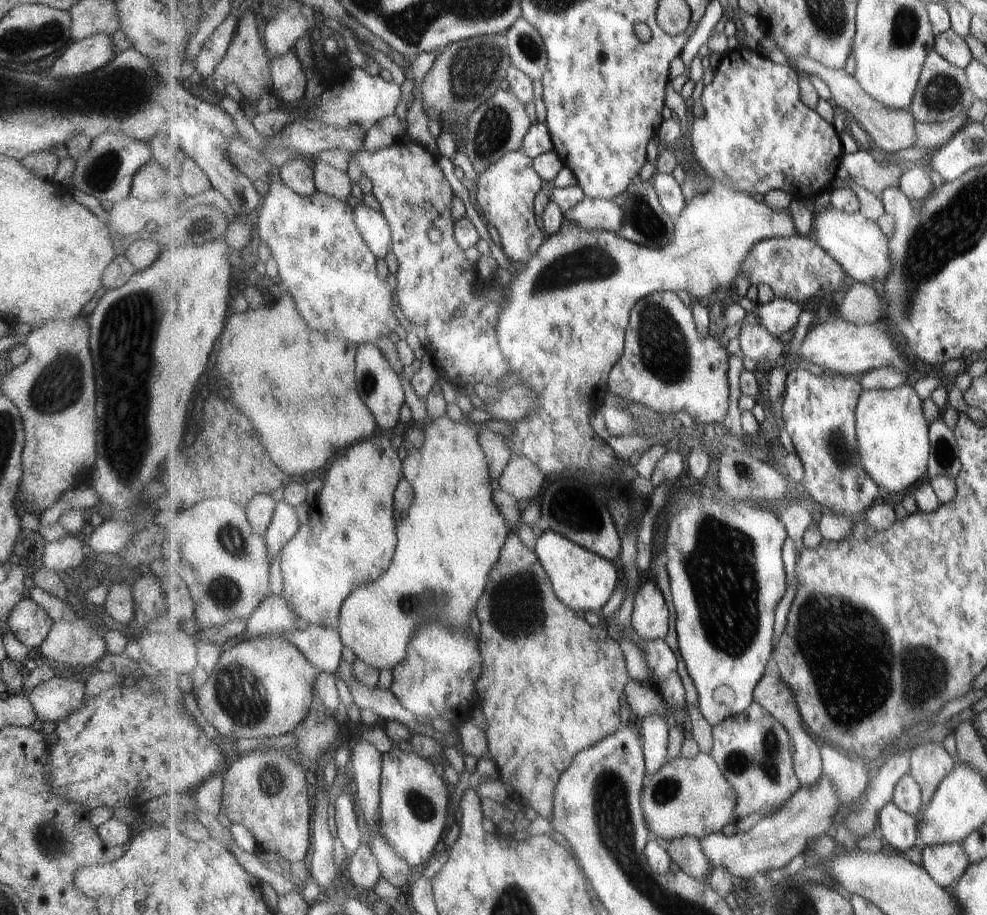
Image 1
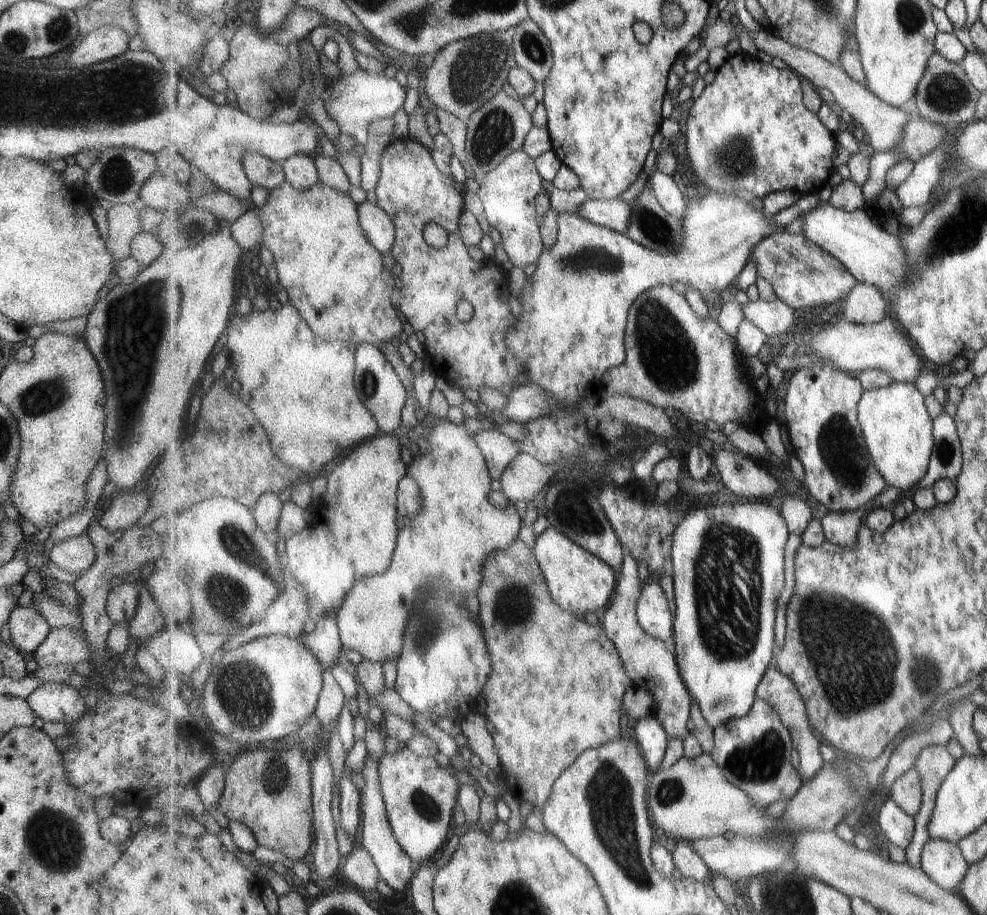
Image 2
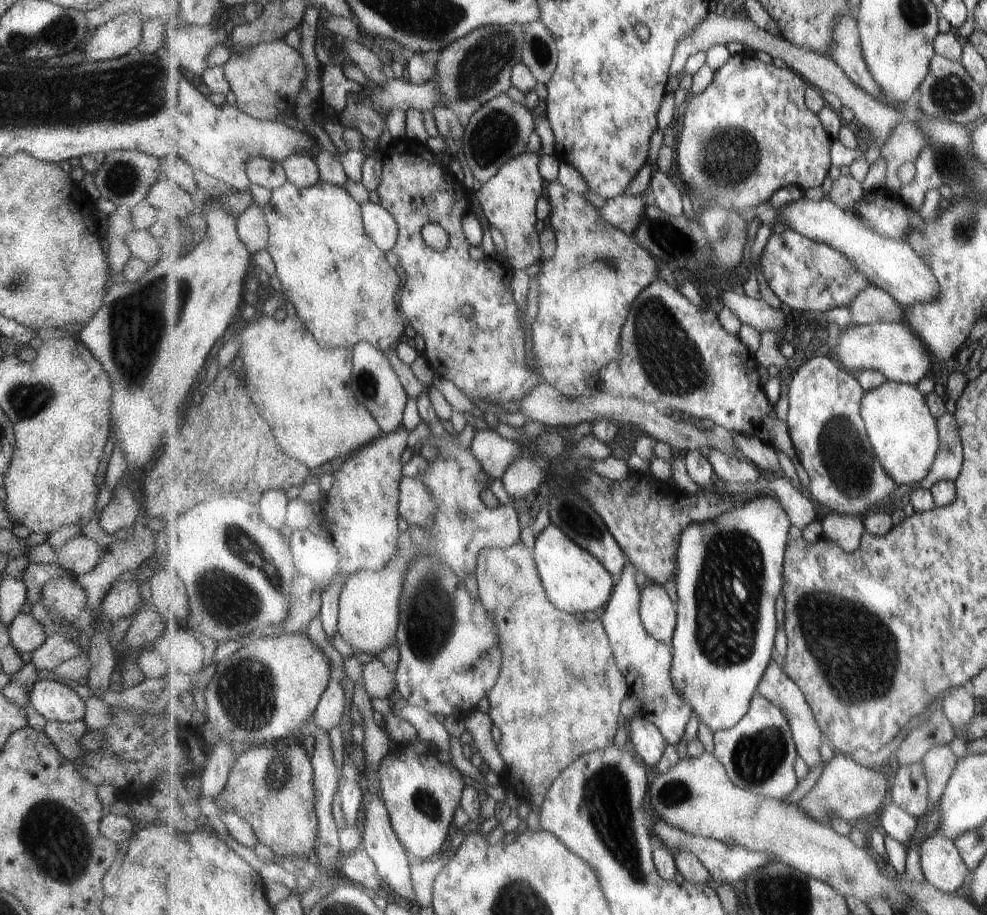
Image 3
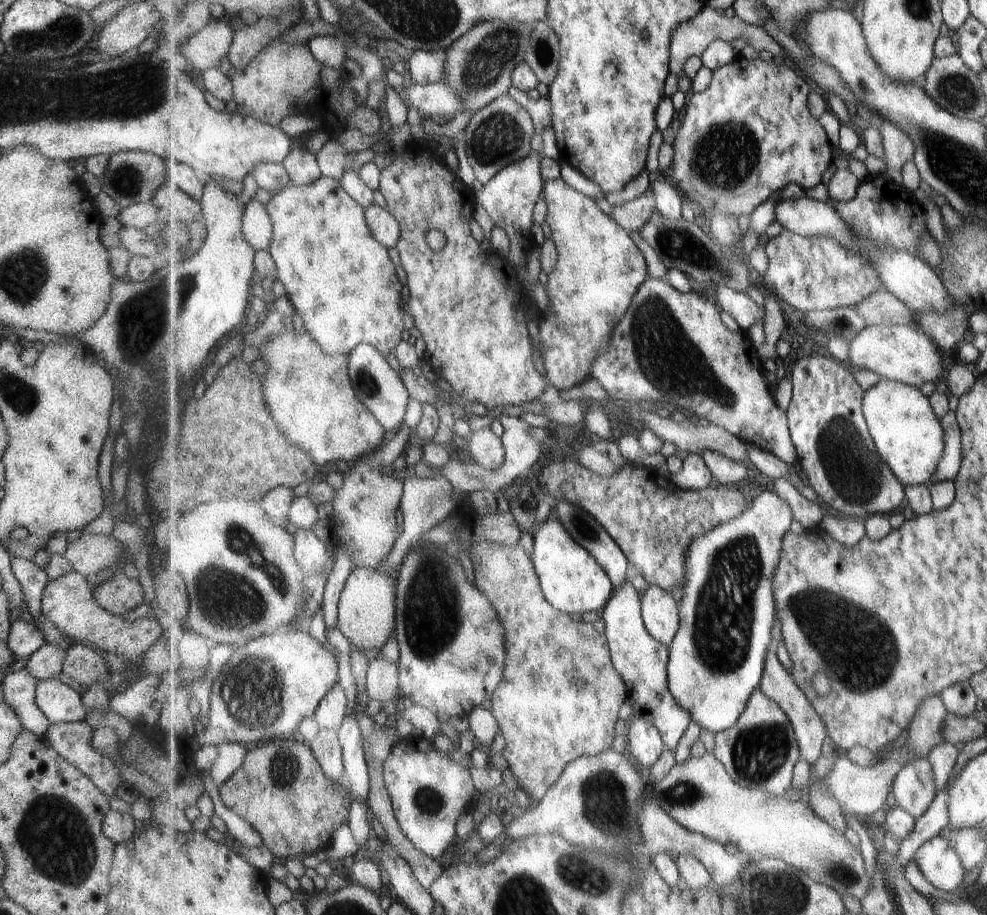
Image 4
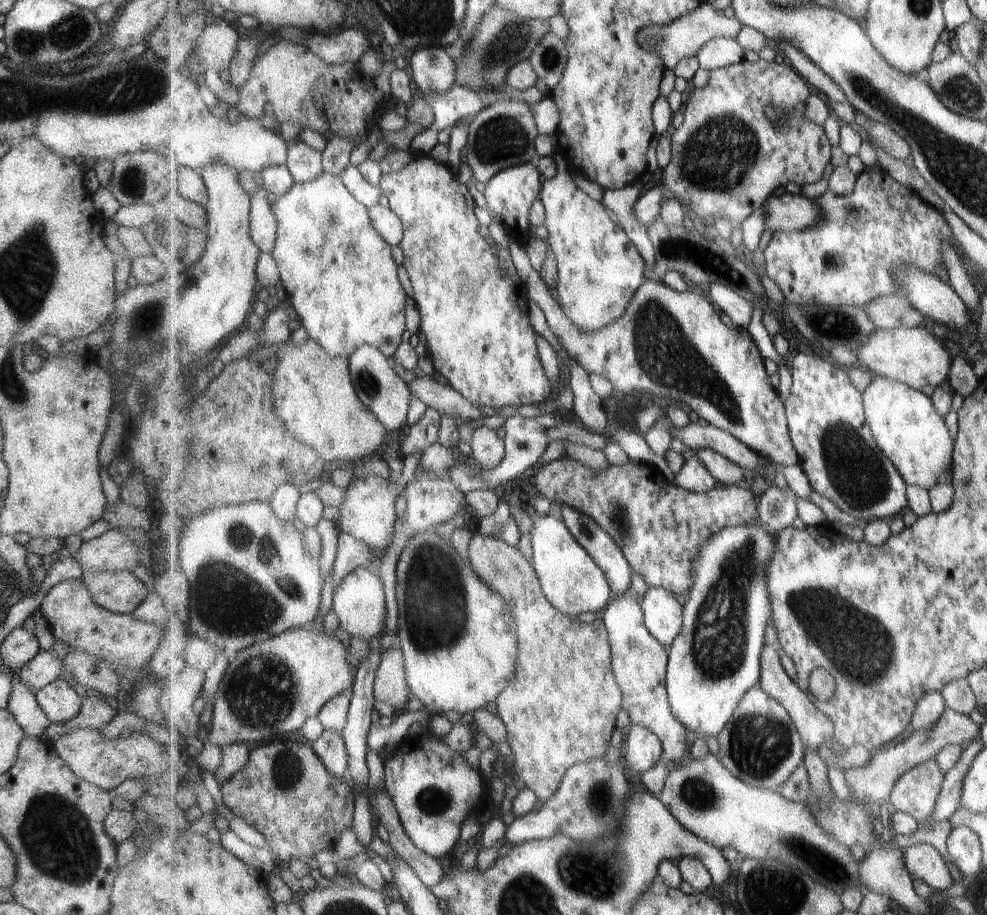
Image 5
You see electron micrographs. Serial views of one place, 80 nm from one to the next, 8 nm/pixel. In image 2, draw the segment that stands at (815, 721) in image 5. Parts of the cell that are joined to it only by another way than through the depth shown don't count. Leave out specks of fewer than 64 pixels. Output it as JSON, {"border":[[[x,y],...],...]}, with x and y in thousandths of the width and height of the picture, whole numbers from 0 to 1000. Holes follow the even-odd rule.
{"border":[[[779,730],[767,754],[766,761],[786,776],[787,783],[791,785],[791,788],[798,793],[799,799],[802,801],[803,814],[811,828],[807,842],[812,850],[815,854],[826,851],[831,847],[832,842],[834,842],[837,835],[832,825],[832,813],[830,813],[828,804],[824,800],[823,789],[819,785],[818,774],[815,763],[811,758],[811,753],[807,752],[803,743],[800,743],[794,736],[791,736],[789,731]]]}

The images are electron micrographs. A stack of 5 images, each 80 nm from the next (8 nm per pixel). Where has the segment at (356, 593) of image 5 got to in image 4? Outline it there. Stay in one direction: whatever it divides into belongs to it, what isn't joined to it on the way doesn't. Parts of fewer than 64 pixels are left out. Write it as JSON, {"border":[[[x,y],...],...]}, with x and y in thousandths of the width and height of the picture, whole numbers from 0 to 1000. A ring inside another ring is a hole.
{"border":[[[362,620],[352,633],[342,660],[342,686],[355,703],[382,715],[401,689],[402,633],[384,622]]]}

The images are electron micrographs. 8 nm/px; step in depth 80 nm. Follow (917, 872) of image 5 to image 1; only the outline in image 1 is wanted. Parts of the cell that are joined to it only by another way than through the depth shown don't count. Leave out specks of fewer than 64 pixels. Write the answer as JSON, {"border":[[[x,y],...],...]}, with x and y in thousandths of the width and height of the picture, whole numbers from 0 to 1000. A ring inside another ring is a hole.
{"border":[[[973,921],[945,923],[933,928],[933,945],[955,970],[965,973],[983,943]]]}

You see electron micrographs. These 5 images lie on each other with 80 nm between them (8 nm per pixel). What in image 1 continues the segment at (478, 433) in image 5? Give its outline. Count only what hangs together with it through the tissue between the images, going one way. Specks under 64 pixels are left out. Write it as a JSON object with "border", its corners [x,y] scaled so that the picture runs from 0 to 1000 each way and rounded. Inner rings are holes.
{"border":[[[488,468],[486,470],[486,486],[494,498],[498,522],[506,526],[520,498],[513,479],[508,473]]]}

